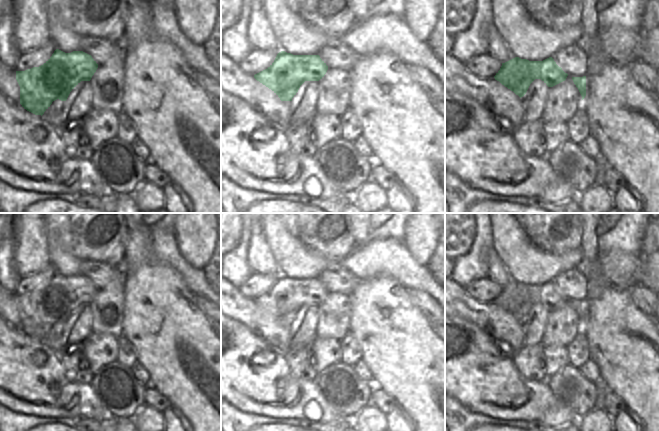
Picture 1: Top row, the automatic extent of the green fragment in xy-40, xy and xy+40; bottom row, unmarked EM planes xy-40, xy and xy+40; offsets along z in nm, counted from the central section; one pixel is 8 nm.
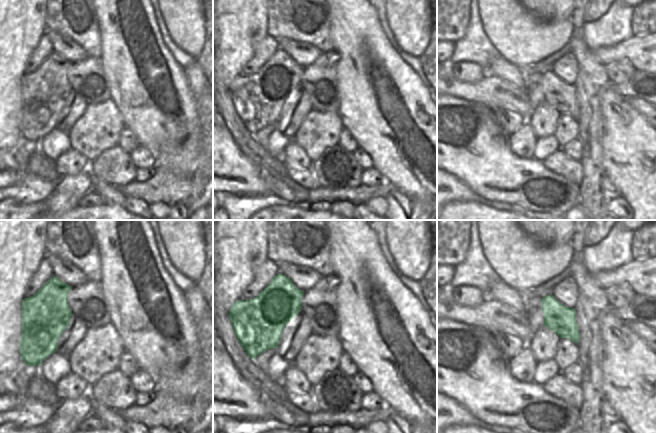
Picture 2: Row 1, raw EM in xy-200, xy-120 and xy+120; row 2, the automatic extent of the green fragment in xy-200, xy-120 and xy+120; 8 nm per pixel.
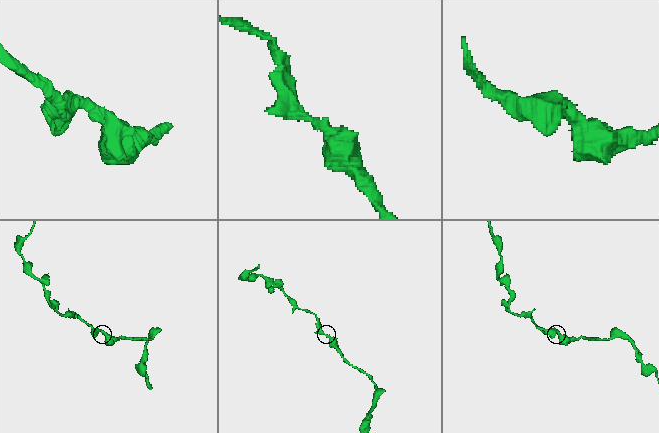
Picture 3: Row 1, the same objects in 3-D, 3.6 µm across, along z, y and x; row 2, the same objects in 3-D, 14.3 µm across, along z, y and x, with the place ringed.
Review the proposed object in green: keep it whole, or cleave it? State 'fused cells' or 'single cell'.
single cell

